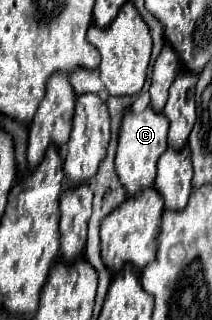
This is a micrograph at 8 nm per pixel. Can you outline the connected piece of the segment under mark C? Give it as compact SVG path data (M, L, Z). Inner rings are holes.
M147 106L139 114L133 114L131 110L123 112L121 126L119 126L119 138L117 138L115 166L117 166L119 178L129 194L137 194L143 188L153 186L155 164L157 164L159 156L163 154L163 150L167 150L167 130L169 130L167 118L161 112L157 114L151 106Z

